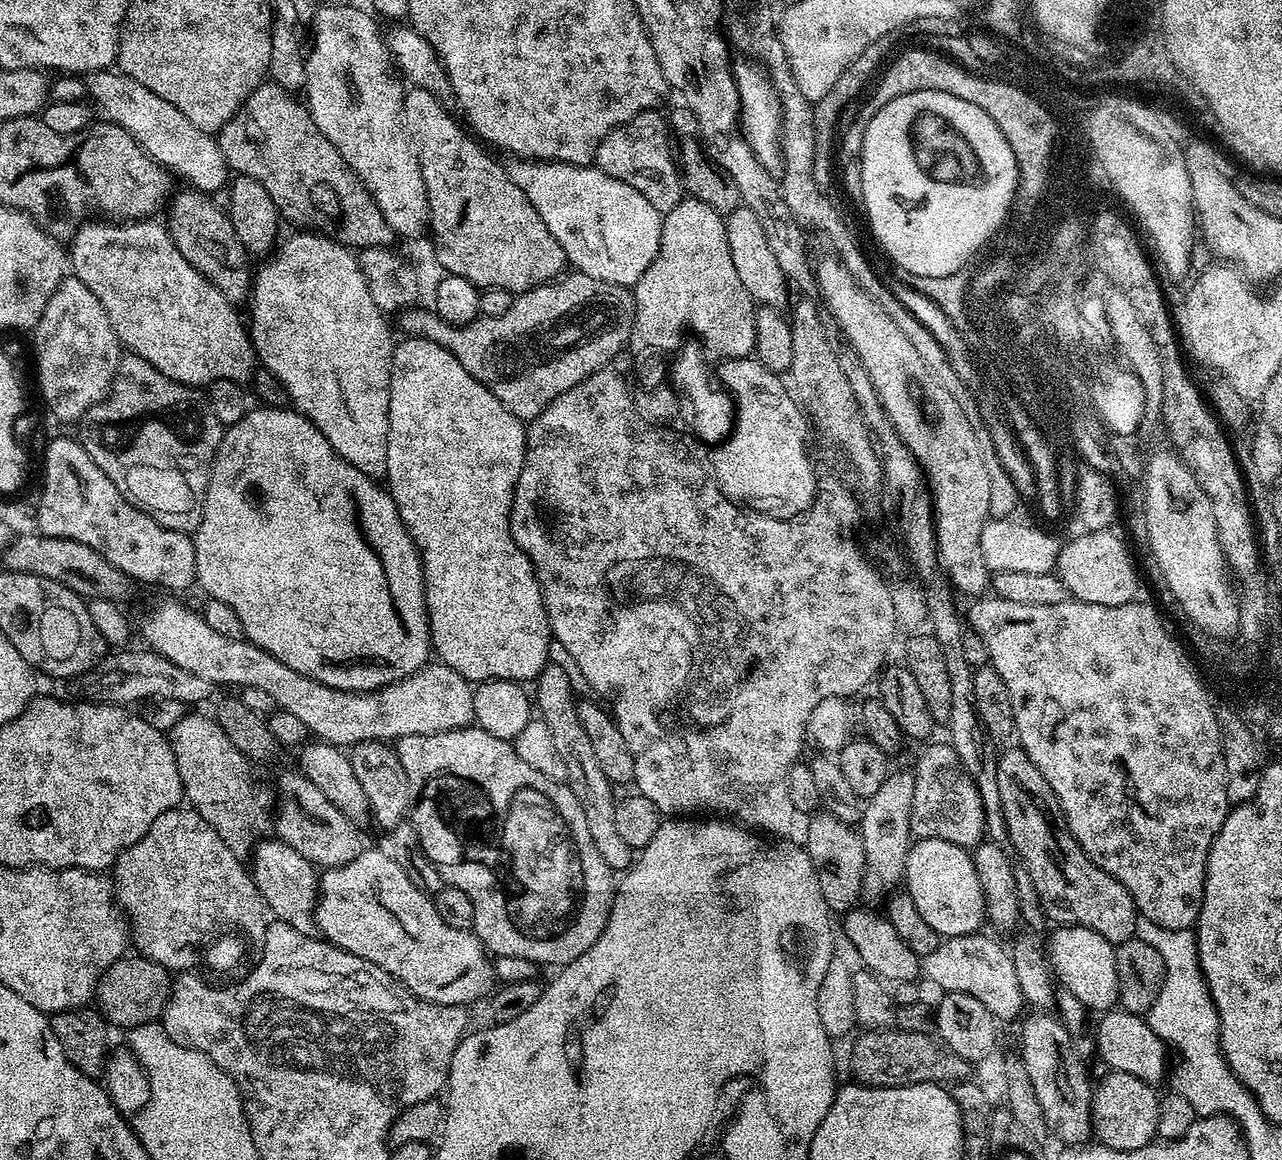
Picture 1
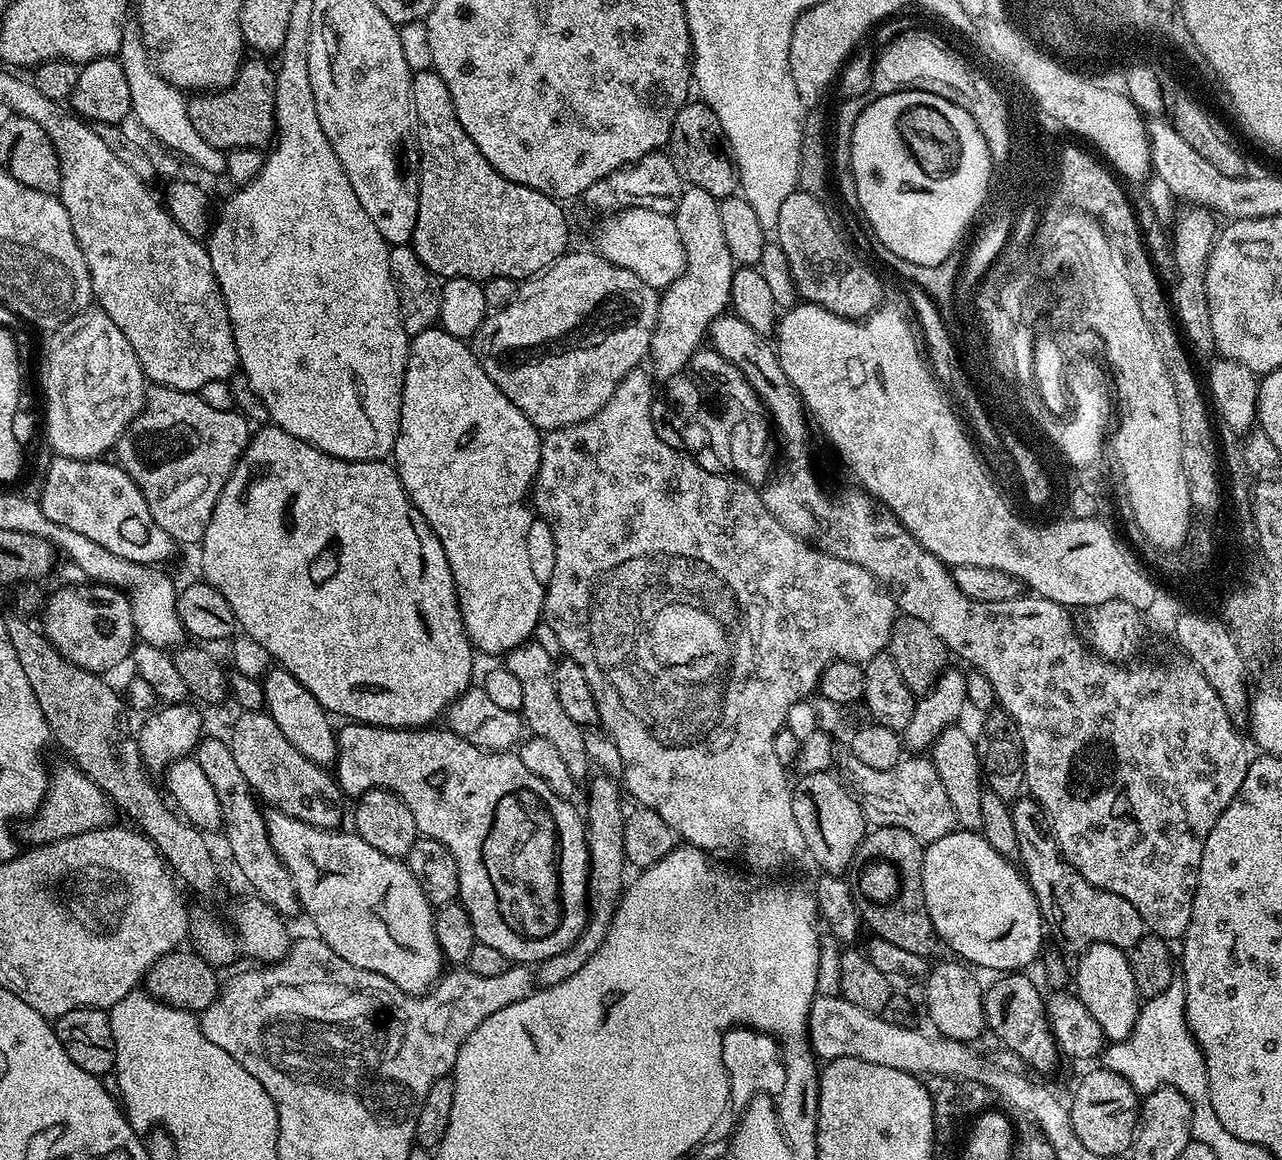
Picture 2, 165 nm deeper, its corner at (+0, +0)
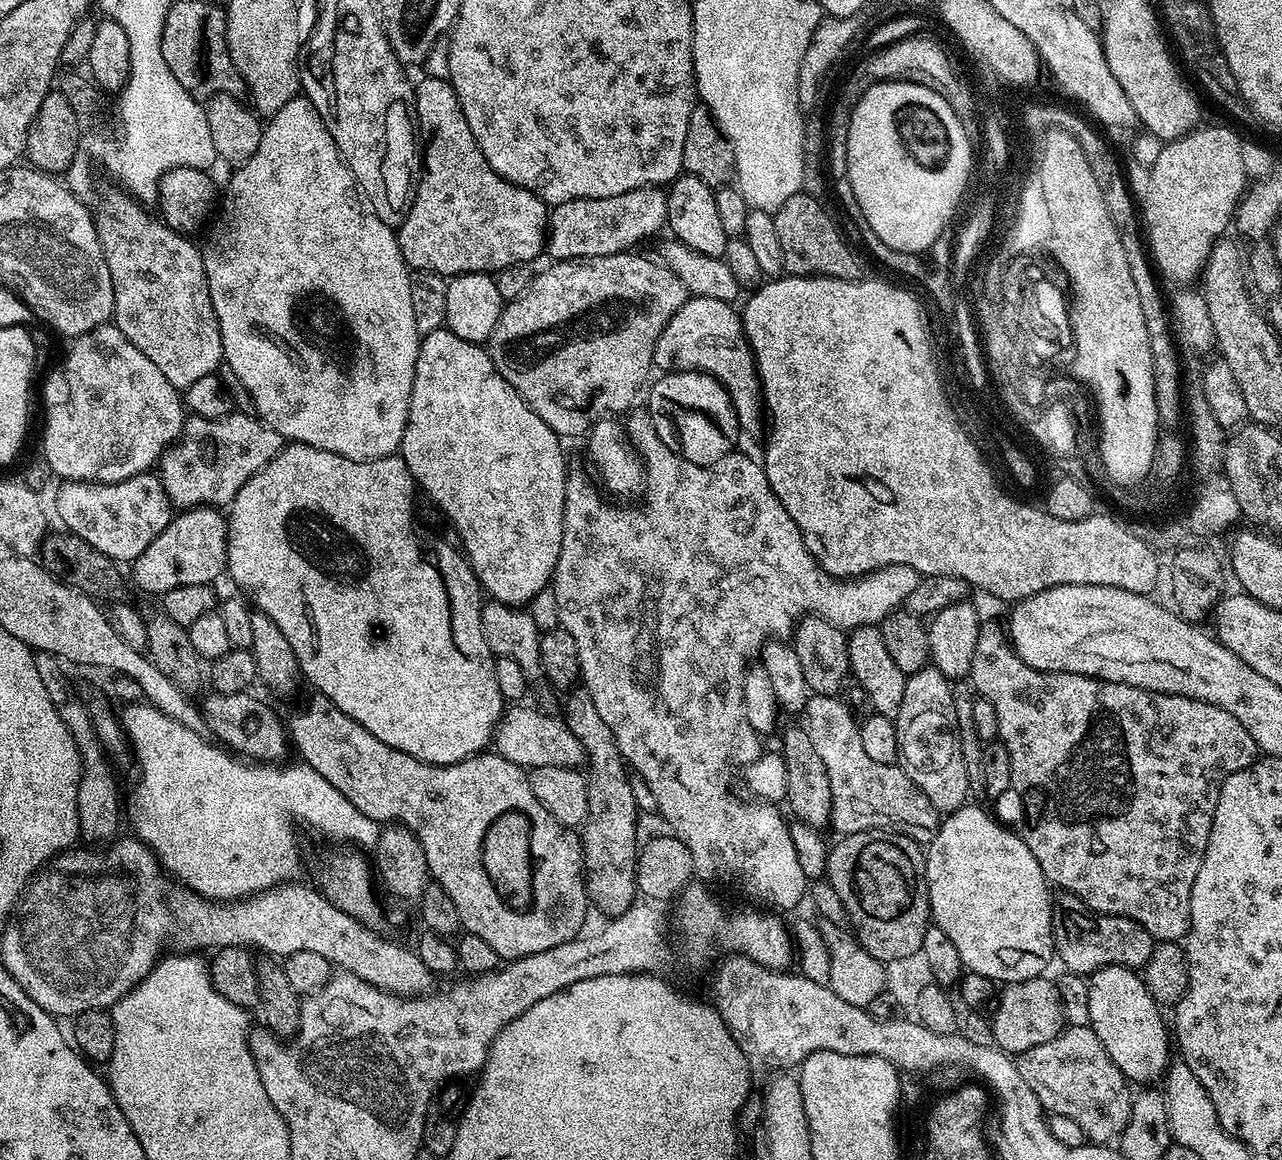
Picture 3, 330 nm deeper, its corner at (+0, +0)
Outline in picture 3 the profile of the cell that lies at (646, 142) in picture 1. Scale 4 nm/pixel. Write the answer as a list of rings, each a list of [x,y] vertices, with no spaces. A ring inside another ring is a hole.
[[[663,187],[655,188],[639,188],[638,190],[630,190],[626,194],[614,194],[614,198],[582,198],[581,200],[571,200],[570,202],[562,202],[555,205],[551,209],[548,217],[548,230],[546,233],[546,252],[552,255],[553,261],[557,260],[581,260],[582,258],[598,258],[606,254],[618,254],[619,252],[627,252],[637,247],[639,240],[644,240],[647,236],[652,236],[661,227],[662,229],[668,222],[668,193]]]

